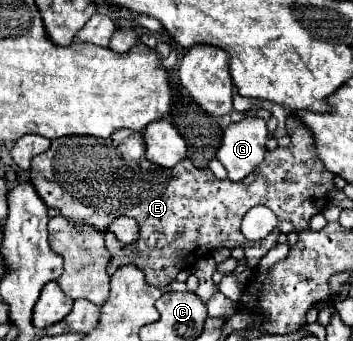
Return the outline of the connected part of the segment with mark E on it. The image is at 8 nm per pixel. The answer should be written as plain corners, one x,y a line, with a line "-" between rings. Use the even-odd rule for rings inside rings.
288,116
286,128
292,138
290,146
268,152
264,162
240,182
218,180
208,168
196,168
188,158
174,168
162,168
146,158
144,138
134,130
118,130
106,140
92,136
56,138
46,152
32,158
30,180
48,208
56,208
72,224
90,224
104,234
106,248
112,254
108,274
114,274
118,266
136,264
144,270
148,284
162,288
180,270
190,270
188,266
216,248
242,246
248,266
256,268
260,258
276,246
280,234
274,228
258,242
242,236
242,216
256,204
268,206
280,222
290,220
296,232
306,230
310,216
324,210
328,192
334,188
334,174
322,168
322,162
314,156
310,132
298,120
-
118,216
130,216
138,222
140,238
136,242
122,244
108,230

